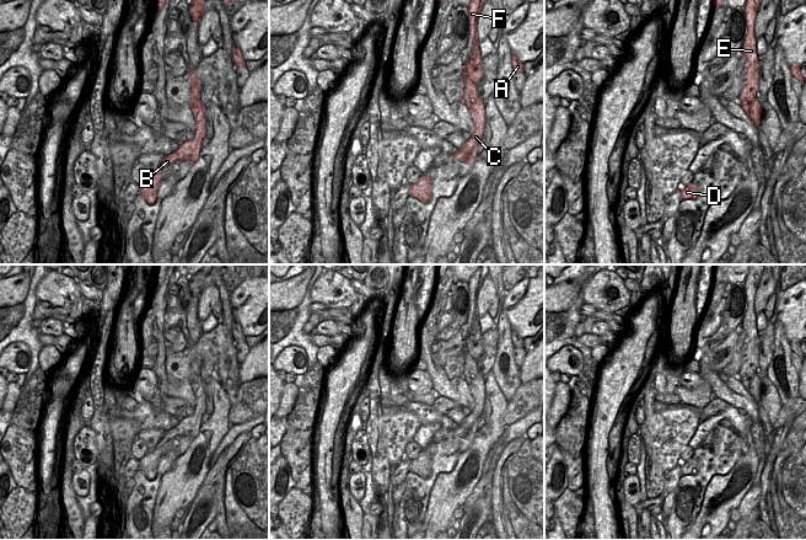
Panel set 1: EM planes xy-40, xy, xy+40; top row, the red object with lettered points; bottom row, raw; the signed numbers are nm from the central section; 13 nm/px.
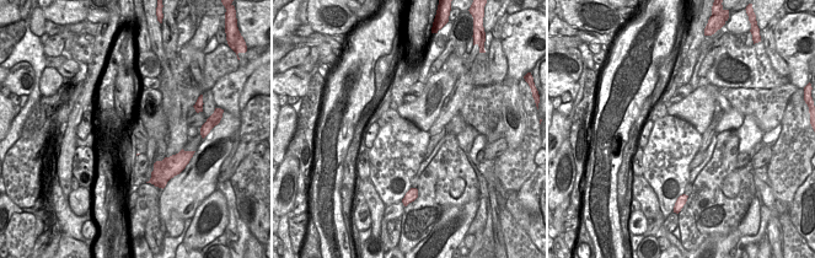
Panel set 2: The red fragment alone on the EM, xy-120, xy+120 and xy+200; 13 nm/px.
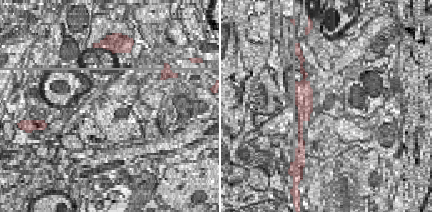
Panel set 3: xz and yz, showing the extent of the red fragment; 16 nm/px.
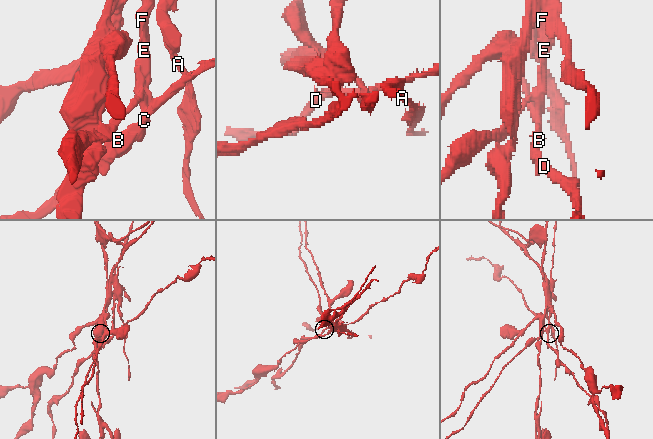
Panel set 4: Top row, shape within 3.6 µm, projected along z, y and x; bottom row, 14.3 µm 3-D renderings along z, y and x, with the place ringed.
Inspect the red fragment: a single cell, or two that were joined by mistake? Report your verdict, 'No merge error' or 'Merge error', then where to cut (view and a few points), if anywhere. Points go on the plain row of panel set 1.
Merge error. Split along xy (482, 375), (474, 379), (474, 385), (469, 389)

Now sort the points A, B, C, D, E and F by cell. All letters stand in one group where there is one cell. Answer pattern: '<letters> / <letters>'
A E F / B C D

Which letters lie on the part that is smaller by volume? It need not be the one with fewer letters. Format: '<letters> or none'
B, C, D

